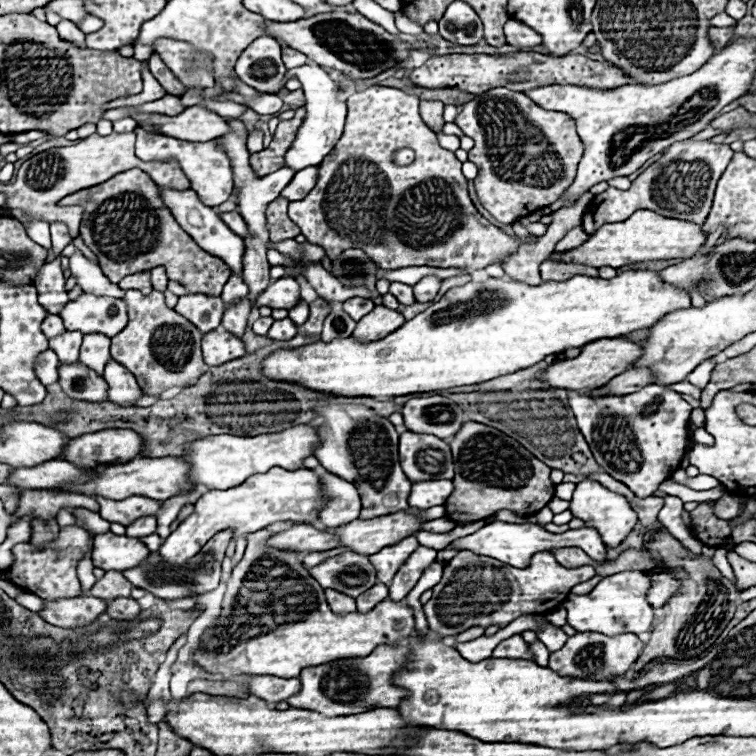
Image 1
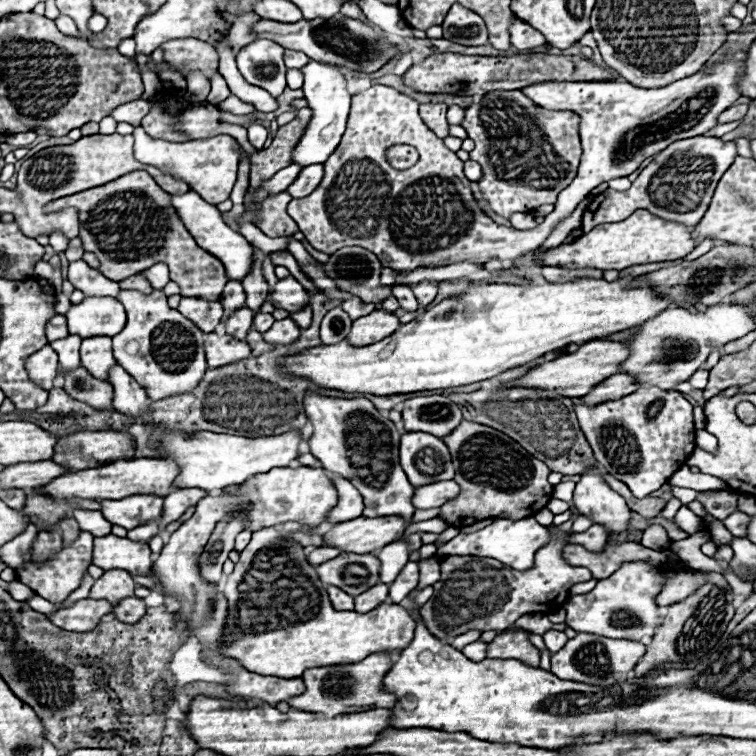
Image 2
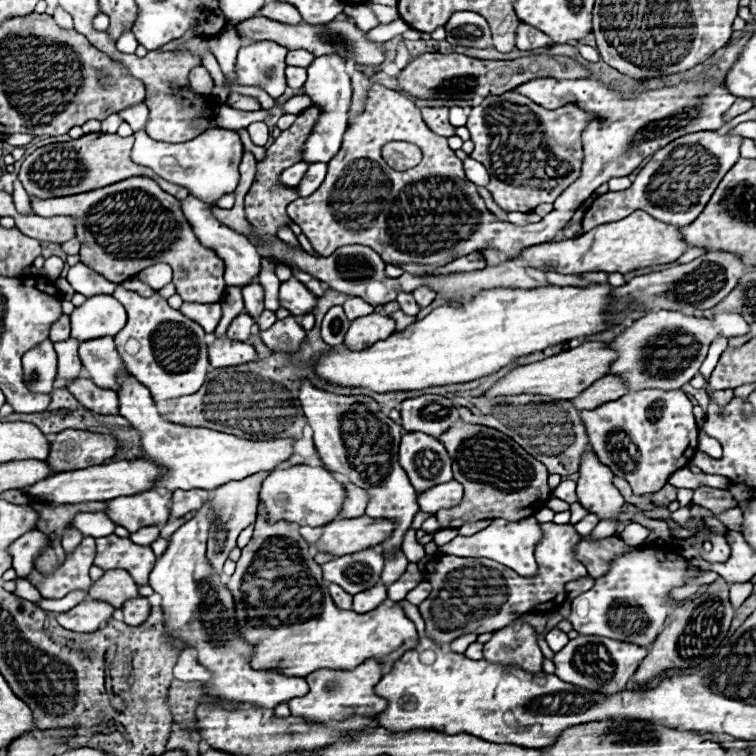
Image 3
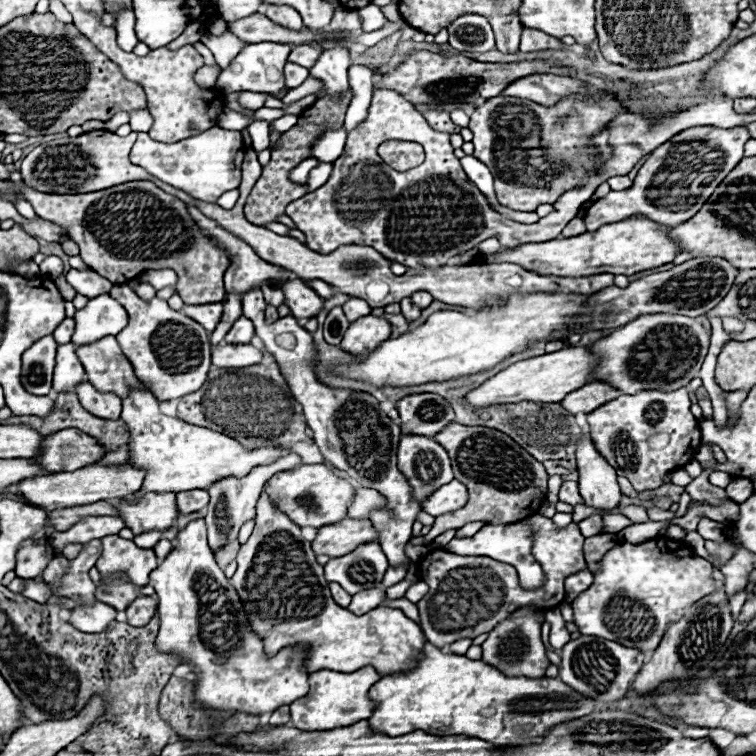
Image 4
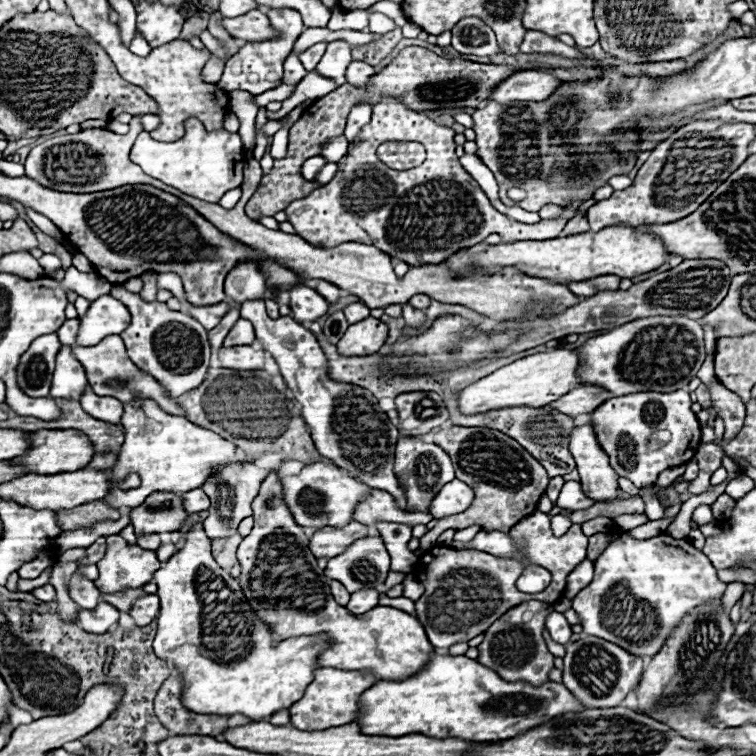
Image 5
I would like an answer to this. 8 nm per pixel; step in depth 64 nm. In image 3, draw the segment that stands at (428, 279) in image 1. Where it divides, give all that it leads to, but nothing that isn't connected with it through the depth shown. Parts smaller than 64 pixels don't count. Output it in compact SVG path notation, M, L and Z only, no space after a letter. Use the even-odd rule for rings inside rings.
M422 286L422 288L416 288L414 292L414 298L416 298L416 302L424 308L424 306L428 306L432 300L434 300L434 296L436 296L436 292L432 290L432 288L426 288L426 286Z

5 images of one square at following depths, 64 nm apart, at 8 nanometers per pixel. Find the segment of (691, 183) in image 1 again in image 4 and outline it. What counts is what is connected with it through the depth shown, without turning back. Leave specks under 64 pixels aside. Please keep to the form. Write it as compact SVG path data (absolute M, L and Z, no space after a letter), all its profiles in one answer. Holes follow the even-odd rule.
M698 126L676 134L672 140L668 140L650 154L628 190L612 190L588 208L584 216L586 230L598 230L602 224L626 220L634 214L648 216L650 220L666 226L690 220L690 216L694 216L702 208L702 204L710 198L710 194L726 178L726 174L744 158L746 140L748 132L740 126L728 130ZM678 144L690 144L692 148L684 154L676 154Z

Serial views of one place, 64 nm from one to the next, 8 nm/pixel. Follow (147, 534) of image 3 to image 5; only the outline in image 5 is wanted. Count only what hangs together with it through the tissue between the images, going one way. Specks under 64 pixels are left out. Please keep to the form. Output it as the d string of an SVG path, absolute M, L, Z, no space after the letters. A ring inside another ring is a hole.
M149 534L137 538L137 545L146 550L158 550L161 545L159 534Z

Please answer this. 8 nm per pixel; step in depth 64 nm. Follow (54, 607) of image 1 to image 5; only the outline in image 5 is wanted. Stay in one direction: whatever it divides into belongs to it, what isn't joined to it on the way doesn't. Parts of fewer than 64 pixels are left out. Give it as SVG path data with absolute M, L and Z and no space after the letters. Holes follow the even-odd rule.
M100 602L98 608L86 612L86 610L80 610L78 616L76 616L76 624L90 632L90 634L104 634L110 630L112 624L118 622L118 610L106 602Z

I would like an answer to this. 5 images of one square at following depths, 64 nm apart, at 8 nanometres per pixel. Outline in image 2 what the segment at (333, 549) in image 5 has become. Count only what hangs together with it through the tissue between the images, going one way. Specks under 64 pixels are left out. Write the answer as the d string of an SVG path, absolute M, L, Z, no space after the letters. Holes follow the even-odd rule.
M380 516L380 518L354 518L348 522L334 524L330 532L324 534L326 544L342 552L366 554L384 548L404 536L410 522L402 516Z

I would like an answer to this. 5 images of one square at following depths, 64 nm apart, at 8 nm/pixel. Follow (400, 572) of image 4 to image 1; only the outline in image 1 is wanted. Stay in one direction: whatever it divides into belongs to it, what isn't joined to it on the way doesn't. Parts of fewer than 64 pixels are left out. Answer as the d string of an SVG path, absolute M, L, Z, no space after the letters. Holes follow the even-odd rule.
M408 536L402 542L382 548L380 552L370 556L370 562L374 564L376 572L378 572L378 580L384 584L390 584L390 580L394 578L394 574L398 572L398 568L402 566L402 562L406 560L406 556L410 556L416 548L418 548L418 540L416 536Z

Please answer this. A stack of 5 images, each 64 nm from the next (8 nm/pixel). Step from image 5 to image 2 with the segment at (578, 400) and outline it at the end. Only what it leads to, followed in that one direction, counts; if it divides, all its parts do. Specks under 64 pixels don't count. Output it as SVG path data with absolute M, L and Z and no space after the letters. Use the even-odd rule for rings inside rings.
M618 372L618 374L610 376L608 380L604 380L602 384L594 386L586 396L582 396L582 400L586 404L600 404L602 400L616 400L634 390L636 390L634 376L630 376L626 372Z

